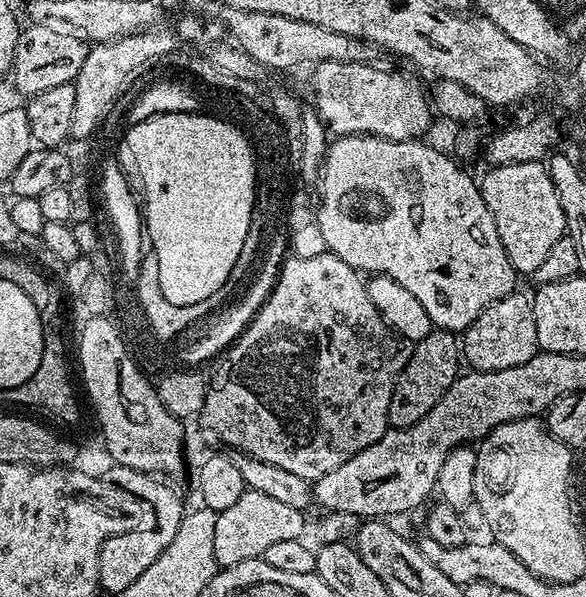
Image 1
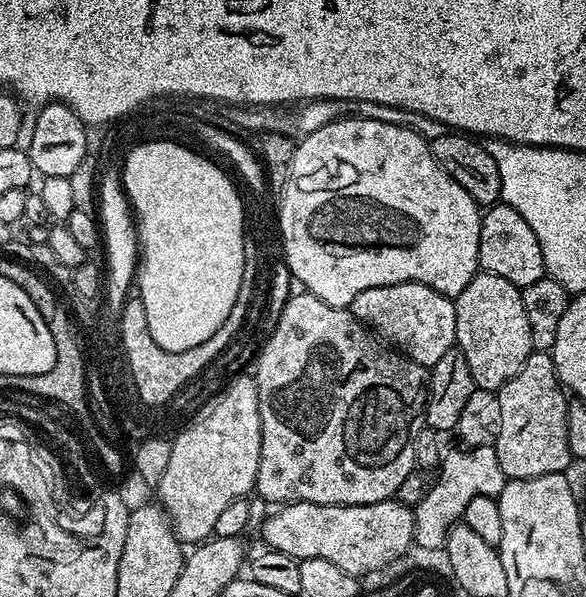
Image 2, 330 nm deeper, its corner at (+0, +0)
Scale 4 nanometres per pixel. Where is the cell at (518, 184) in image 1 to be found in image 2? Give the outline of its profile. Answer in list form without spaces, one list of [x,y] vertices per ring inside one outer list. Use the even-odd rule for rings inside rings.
[[[497,202],[483,213],[480,221],[480,241],[478,242],[478,258],[480,268],[490,274],[498,274],[498,278],[506,278],[514,287],[523,290],[546,276],[544,263],[542,262],[542,246],[538,246],[538,238],[534,238],[534,230],[526,226],[526,218],[518,214],[506,203]]]

